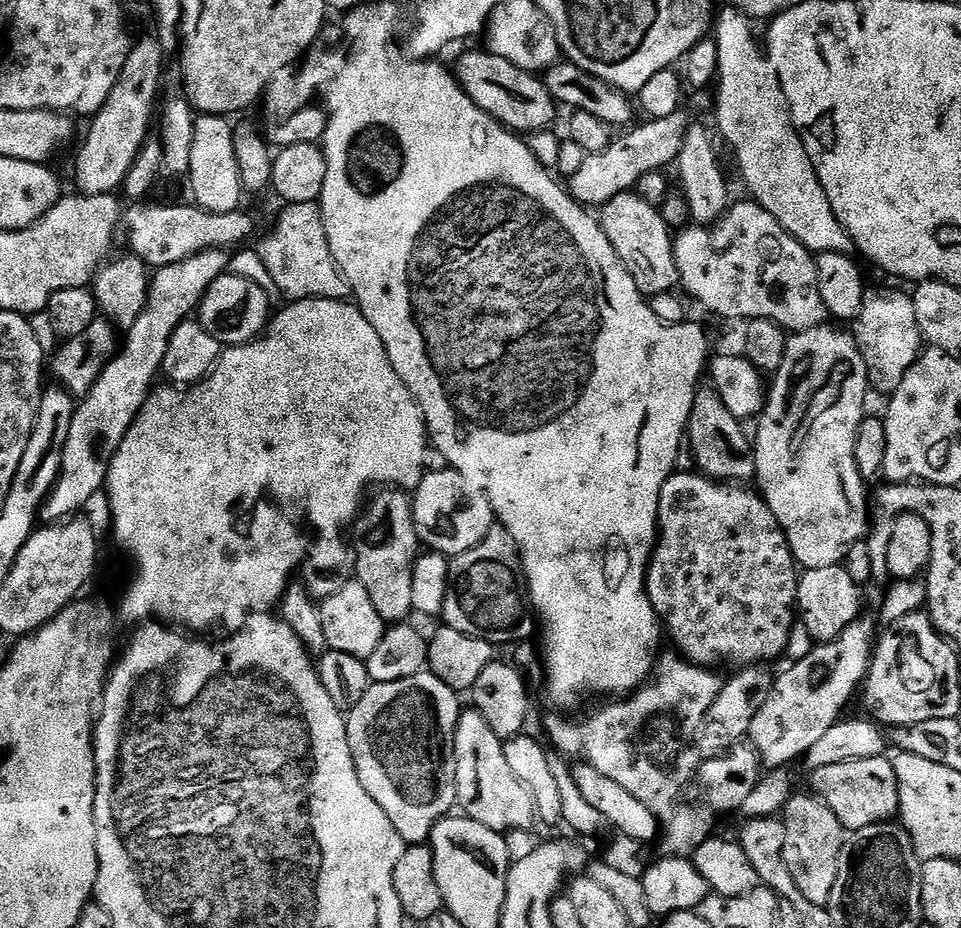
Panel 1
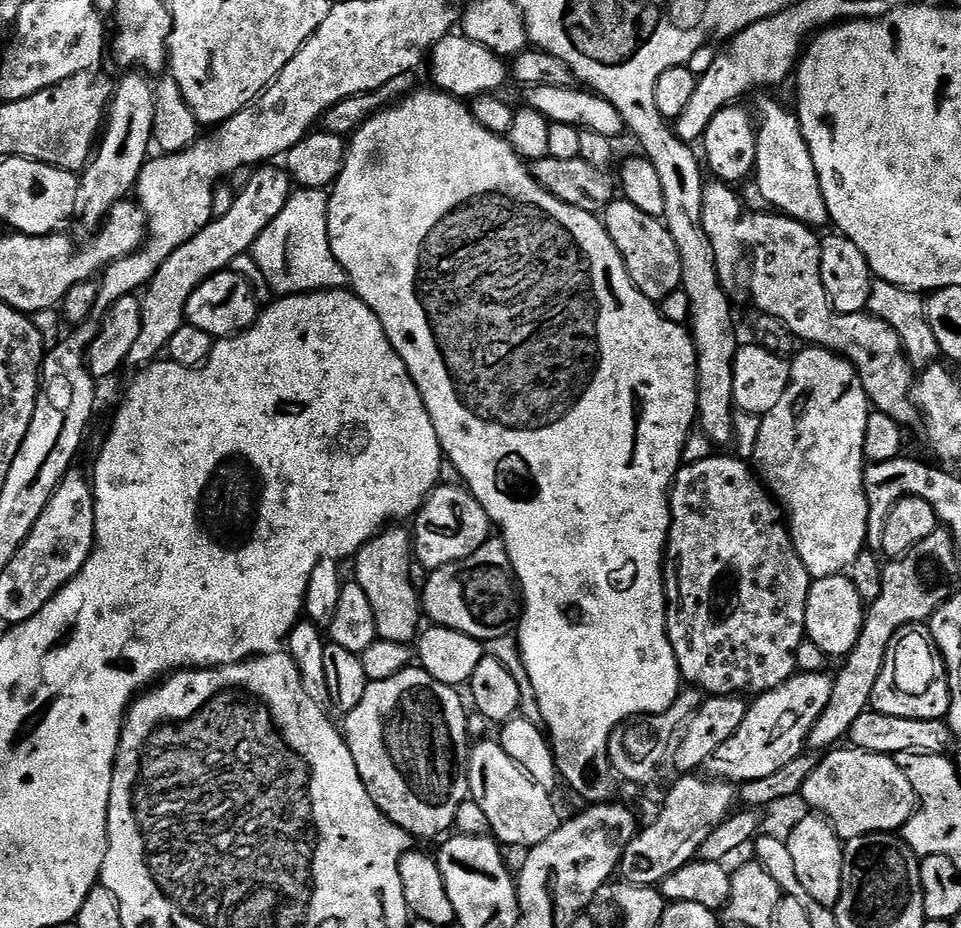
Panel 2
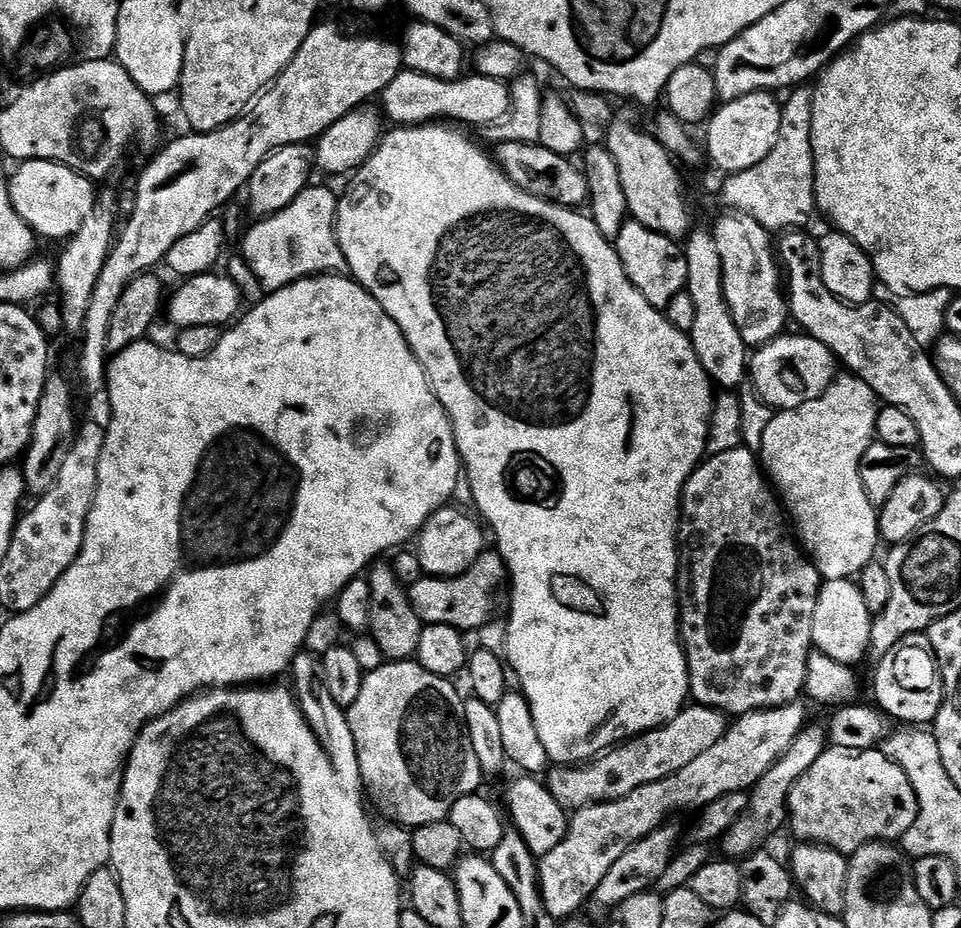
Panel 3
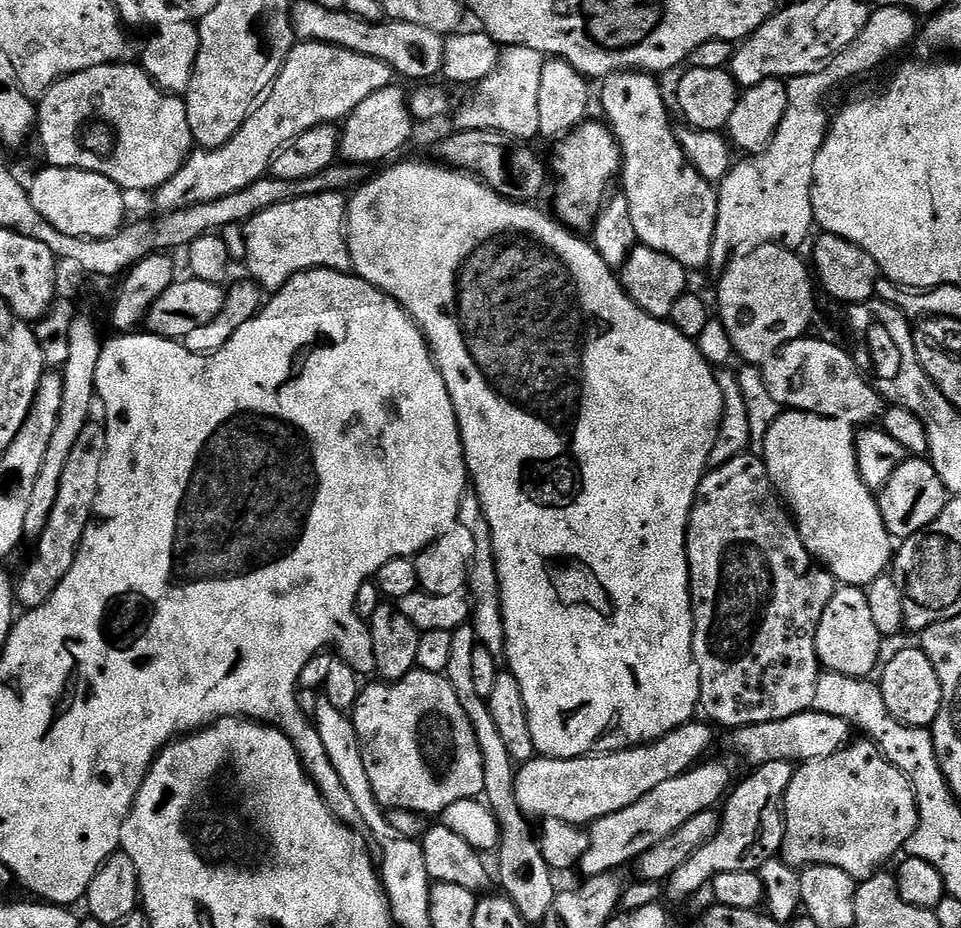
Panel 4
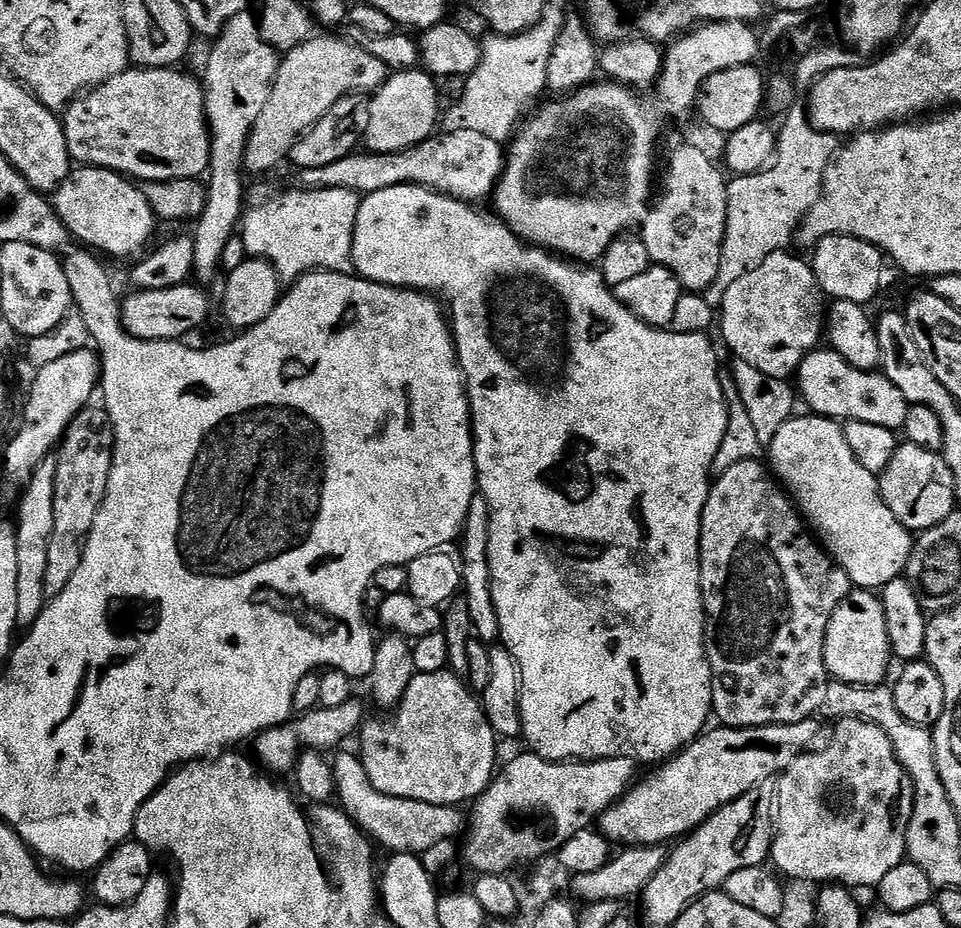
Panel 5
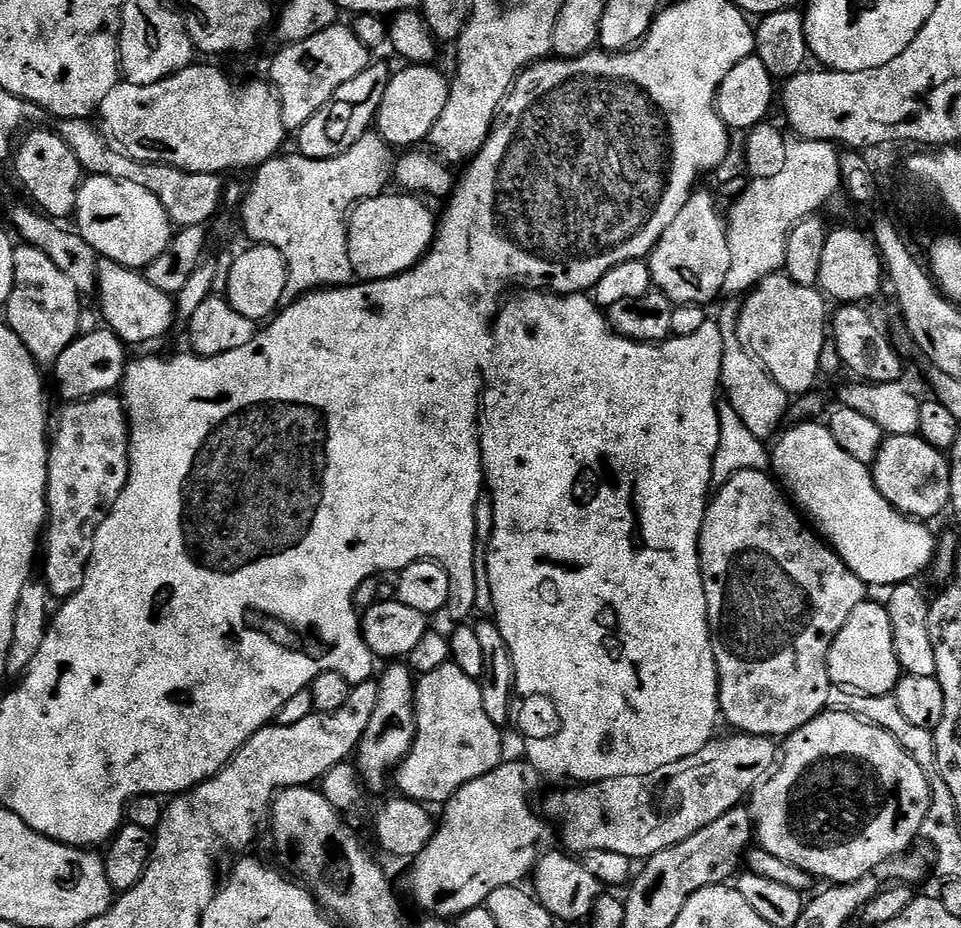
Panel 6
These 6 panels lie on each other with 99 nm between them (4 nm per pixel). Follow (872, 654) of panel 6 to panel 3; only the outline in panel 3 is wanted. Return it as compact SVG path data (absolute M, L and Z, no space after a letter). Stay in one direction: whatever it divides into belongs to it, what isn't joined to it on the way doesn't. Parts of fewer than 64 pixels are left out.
M824 580L820 585L818 606L814 606L813 645L834 662L853 666L869 655L872 646L872 621L874 614L866 610L866 598L862 598L859 583L852 580Z

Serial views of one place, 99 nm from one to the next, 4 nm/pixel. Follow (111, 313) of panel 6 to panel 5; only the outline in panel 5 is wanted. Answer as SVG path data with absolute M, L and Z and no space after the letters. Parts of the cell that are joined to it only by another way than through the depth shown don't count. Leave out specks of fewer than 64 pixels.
M185 282L167 288L166 290L129 291L128 297L123 297L120 305L120 321L124 324L124 331L135 340L179 340L183 341L188 333L202 328L204 318L208 314L208 300L200 288L191 288L191 283Z

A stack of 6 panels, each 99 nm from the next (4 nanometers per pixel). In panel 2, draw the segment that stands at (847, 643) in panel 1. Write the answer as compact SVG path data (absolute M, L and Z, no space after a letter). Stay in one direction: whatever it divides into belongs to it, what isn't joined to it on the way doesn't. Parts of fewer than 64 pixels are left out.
M800 672L782 686L755 697L748 704L742 726L714 750L706 765L707 775L741 785L747 780L778 774L786 762L805 751L814 722L818 722L822 710L826 710L826 702L832 697L832 682L833 677L824 672Z

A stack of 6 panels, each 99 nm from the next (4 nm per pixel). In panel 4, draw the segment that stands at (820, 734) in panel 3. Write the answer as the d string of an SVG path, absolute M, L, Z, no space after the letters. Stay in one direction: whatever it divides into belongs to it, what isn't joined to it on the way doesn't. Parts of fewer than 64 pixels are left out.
M783 760L782 762L766 762L751 769L752 773L744 781L737 783L731 789L726 803L722 808L722 819L718 834L702 846L702 850L694 850L678 870L666 881L666 896L672 900L688 900L695 892L700 892L709 887L718 874L731 874L738 870L759 870L767 859L775 857L784 846L784 795L794 778L796 768L793 761Z

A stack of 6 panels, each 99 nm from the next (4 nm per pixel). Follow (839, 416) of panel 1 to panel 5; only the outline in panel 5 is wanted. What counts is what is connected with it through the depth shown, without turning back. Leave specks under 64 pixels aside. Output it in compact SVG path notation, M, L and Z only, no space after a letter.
M793 415L792 419L784 423L782 430L774 434L771 444L766 448L769 460L767 463L775 479L794 501L801 517L822 541L832 559L851 578L853 585L860 590L883 589L890 581L903 577L904 567L912 553L913 533L902 527L898 518L894 518L894 514L890 514L886 502L880 497L878 480L874 473L858 466L858 458L850 454L843 427L835 420L827 420L825 416L800 415Z

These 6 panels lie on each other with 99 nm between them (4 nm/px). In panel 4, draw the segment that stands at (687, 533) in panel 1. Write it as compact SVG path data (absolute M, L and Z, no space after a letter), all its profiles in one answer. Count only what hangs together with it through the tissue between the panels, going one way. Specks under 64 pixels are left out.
M756 454L735 456L730 462L705 472L704 481L700 484L688 519L688 569L692 583L692 621L694 622L692 657L696 659L700 675L700 708L709 716L707 719L713 725L721 724L722 727L728 728L727 730L745 728L751 724L778 722L782 718L794 718L794 714L802 714L812 708L814 690L818 687L818 678L822 671L822 665L816 653L818 622L822 622L822 614L826 606L830 606L830 598L834 598L838 587L837 580L827 568L823 564L817 564L806 550L800 531L796 528L795 519L772 486L772 479L768 477L763 459L759 455L752 455Z

